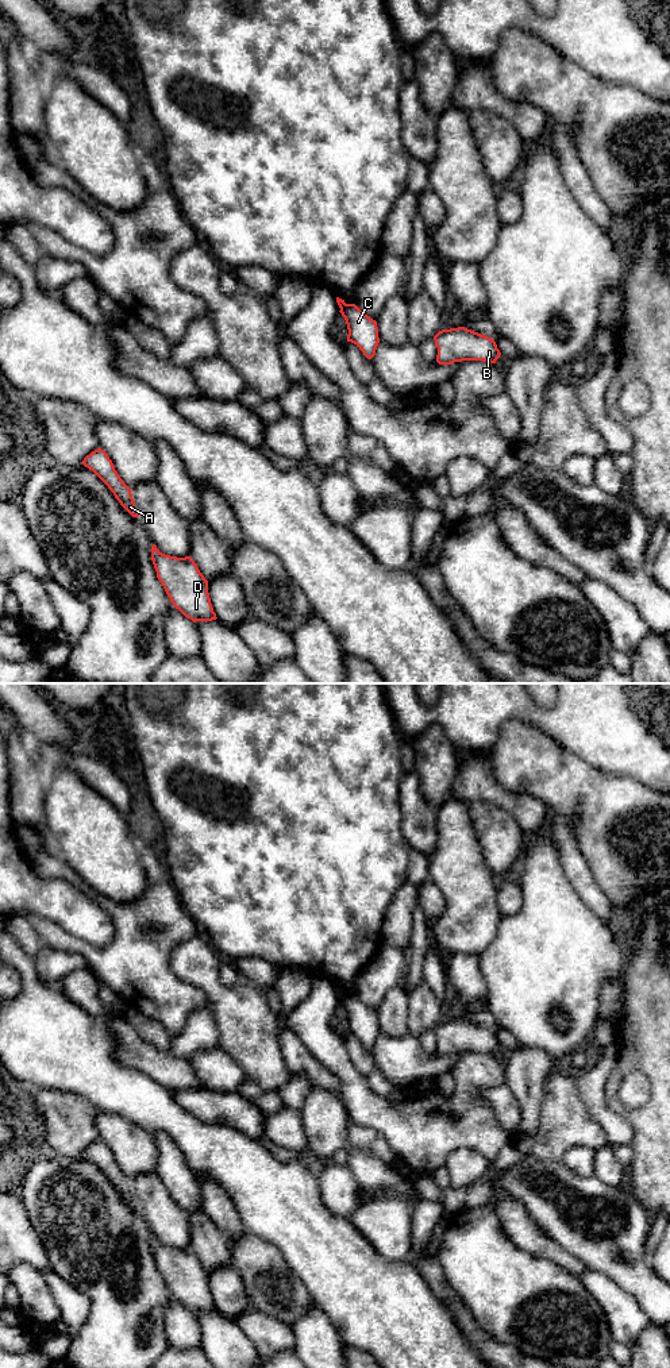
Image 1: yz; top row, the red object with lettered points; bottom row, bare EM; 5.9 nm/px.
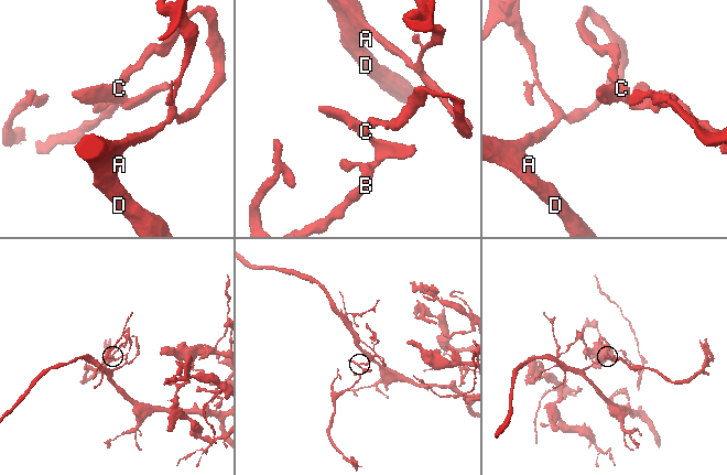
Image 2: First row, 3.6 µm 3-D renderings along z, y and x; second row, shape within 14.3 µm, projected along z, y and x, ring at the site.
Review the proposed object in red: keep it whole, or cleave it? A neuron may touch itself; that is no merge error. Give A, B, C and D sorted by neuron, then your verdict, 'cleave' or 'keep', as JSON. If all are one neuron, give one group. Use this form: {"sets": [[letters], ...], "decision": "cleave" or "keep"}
{"sets": [["A", "D"], ["B", "C"]], "decision": "cleave"}

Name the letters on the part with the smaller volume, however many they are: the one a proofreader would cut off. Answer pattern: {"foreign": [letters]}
{"foreign": ["B", "C"]}

